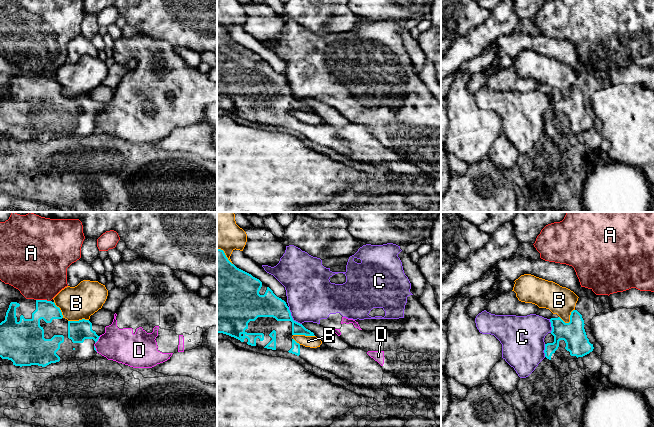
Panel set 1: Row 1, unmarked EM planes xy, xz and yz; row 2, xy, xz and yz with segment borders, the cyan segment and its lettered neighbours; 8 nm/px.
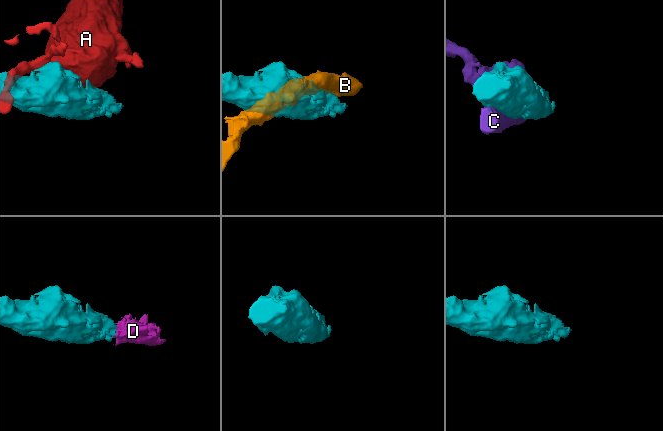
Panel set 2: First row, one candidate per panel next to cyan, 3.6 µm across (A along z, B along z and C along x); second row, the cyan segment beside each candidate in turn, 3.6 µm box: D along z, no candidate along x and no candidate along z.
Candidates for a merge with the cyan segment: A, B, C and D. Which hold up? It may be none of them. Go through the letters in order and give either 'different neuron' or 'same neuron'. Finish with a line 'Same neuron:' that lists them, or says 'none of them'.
A: different neuron
B: different neuron
C: different neuron
D: different neuron
Same neuron: none of them

